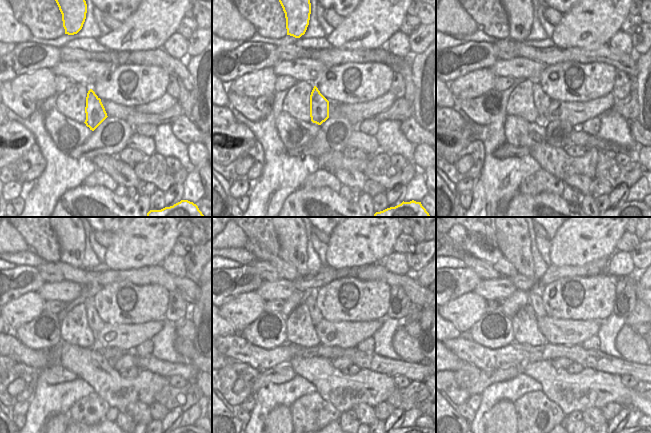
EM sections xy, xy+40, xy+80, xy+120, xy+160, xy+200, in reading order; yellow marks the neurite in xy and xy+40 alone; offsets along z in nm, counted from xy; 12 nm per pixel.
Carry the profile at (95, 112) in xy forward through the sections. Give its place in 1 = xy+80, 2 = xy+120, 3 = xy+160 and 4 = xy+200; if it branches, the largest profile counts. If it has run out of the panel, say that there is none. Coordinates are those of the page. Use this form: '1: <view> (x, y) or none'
1: xy+80 (542, 101)
2: xy+120 (95, 323)
3: xy+160 (315, 313)
4: xy+200 (535, 299)

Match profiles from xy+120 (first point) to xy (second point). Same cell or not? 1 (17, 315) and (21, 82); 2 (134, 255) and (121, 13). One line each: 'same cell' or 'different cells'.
1: same cell
2: different cells

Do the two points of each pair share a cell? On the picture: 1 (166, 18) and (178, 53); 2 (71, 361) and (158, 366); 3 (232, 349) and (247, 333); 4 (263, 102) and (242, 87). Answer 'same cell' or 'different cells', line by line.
1: different cells
2: different cells
3: different cells
4: different cells

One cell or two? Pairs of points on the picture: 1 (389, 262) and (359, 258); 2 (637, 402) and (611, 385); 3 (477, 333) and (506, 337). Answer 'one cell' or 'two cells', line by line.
1: two cells
2: one cell
3: one cell

